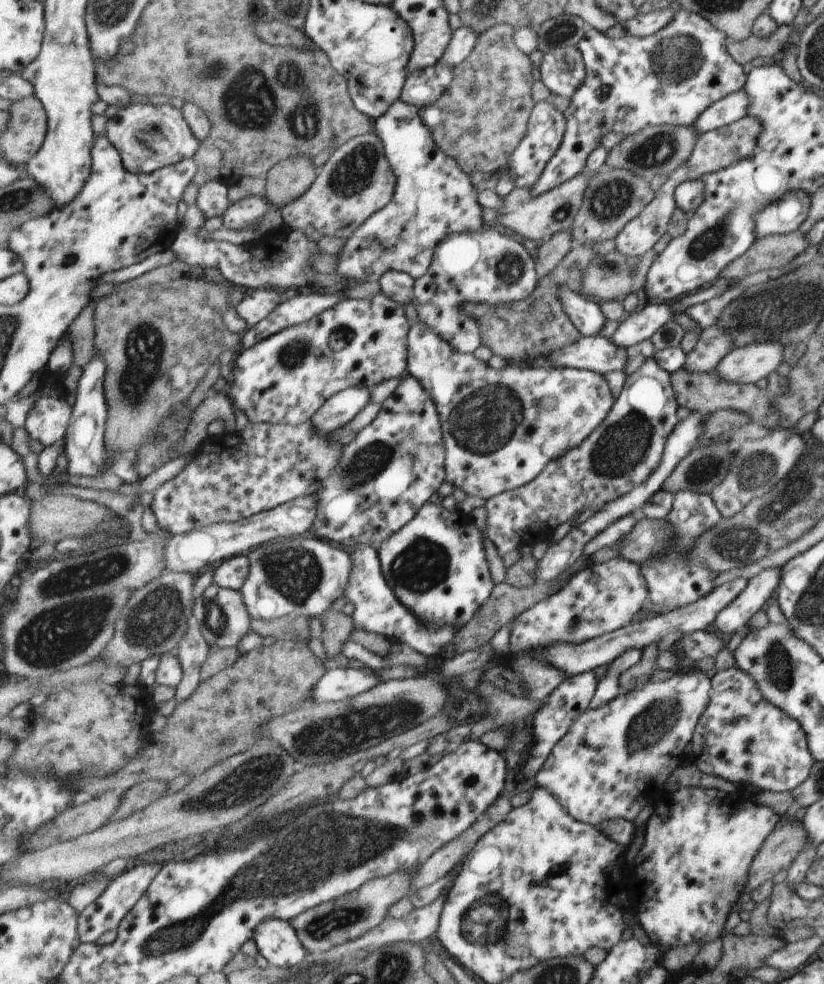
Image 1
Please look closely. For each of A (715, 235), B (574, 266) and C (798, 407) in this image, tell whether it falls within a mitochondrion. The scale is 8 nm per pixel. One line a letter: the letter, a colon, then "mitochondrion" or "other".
A: mitochondrion
B: mitochondrion
C: other

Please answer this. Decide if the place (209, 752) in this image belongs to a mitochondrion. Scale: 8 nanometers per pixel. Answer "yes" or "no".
yes

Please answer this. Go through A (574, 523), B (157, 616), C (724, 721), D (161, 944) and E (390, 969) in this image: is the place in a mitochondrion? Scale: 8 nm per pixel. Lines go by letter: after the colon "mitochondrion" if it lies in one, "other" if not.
A: other
B: mitochondrion
C: other
D: mitochondrion
E: mitochondrion

